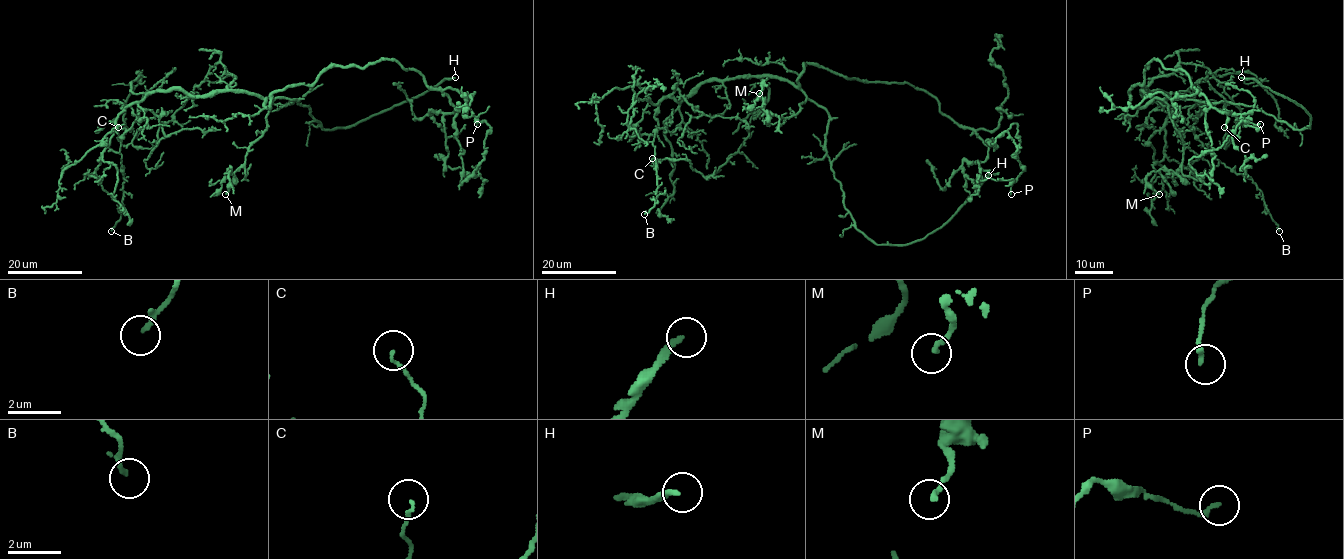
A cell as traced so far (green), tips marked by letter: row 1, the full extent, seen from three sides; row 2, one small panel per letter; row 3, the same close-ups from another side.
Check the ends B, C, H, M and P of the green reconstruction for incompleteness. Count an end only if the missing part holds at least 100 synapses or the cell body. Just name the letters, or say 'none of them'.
H

